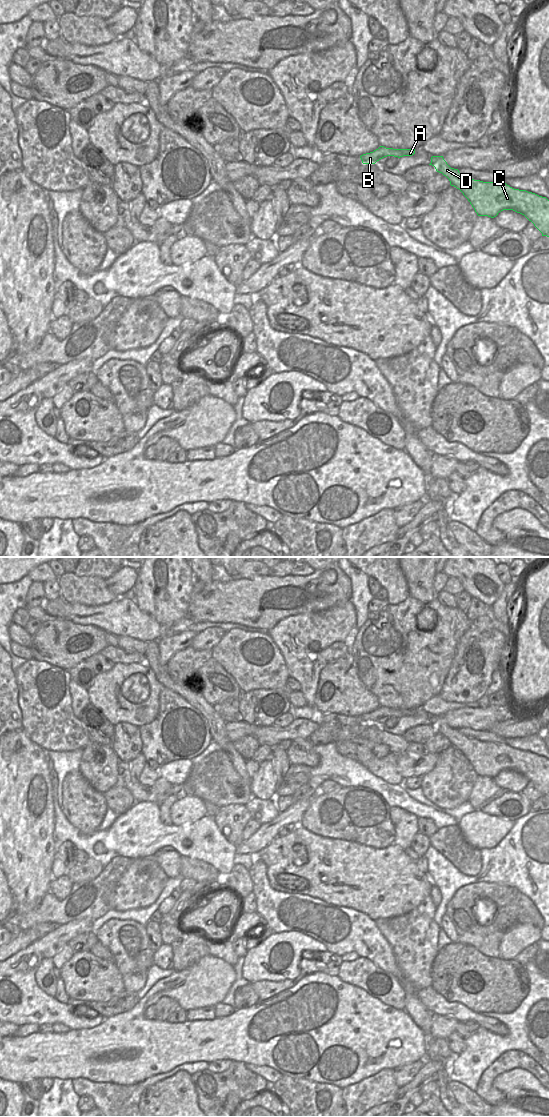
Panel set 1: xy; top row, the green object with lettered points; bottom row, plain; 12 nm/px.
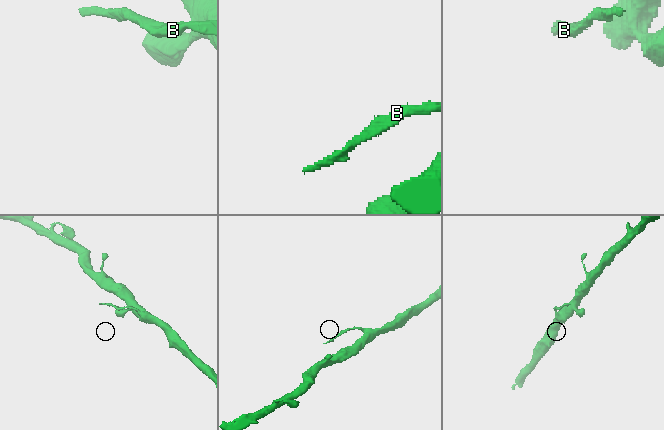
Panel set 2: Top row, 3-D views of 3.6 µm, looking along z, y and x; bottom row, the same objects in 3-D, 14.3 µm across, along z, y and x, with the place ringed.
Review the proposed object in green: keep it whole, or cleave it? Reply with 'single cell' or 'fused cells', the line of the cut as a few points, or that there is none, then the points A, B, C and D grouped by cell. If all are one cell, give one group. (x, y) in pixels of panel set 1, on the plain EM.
fused cells; cut in xy along (444, 720), (440, 727), (435, 728); A B / C D

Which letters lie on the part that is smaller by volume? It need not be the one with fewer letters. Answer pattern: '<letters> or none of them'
A, B

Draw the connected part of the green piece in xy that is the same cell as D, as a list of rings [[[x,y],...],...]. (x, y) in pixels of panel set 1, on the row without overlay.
[[[442,720],[442,727],[435,728],[437,732],[446,736],[450,745],[459,749],[468,759],[478,776],[488,776],[494,778],[503,770],[513,770],[524,775],[542,793],[542,796],[549,797],[549,760],[526,750],[519,750],[509,745],[497,742],[483,742],[468,738],[459,732],[458,729],[451,728],[446,721]]]

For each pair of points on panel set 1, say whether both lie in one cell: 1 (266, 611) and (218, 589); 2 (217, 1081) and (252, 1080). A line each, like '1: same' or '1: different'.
1: same
2: same

